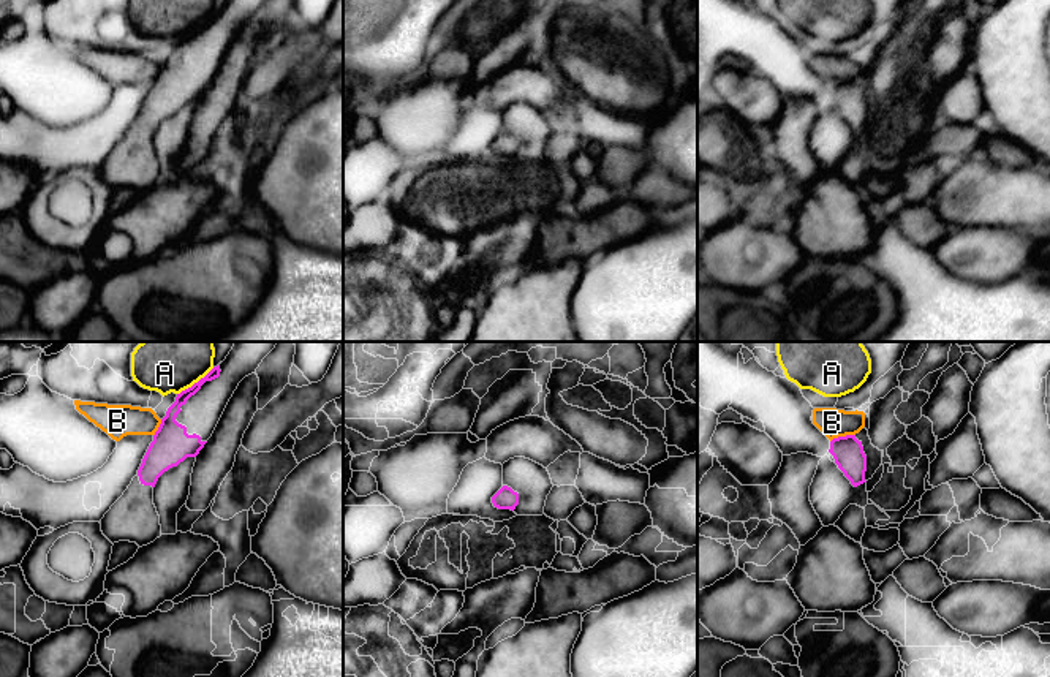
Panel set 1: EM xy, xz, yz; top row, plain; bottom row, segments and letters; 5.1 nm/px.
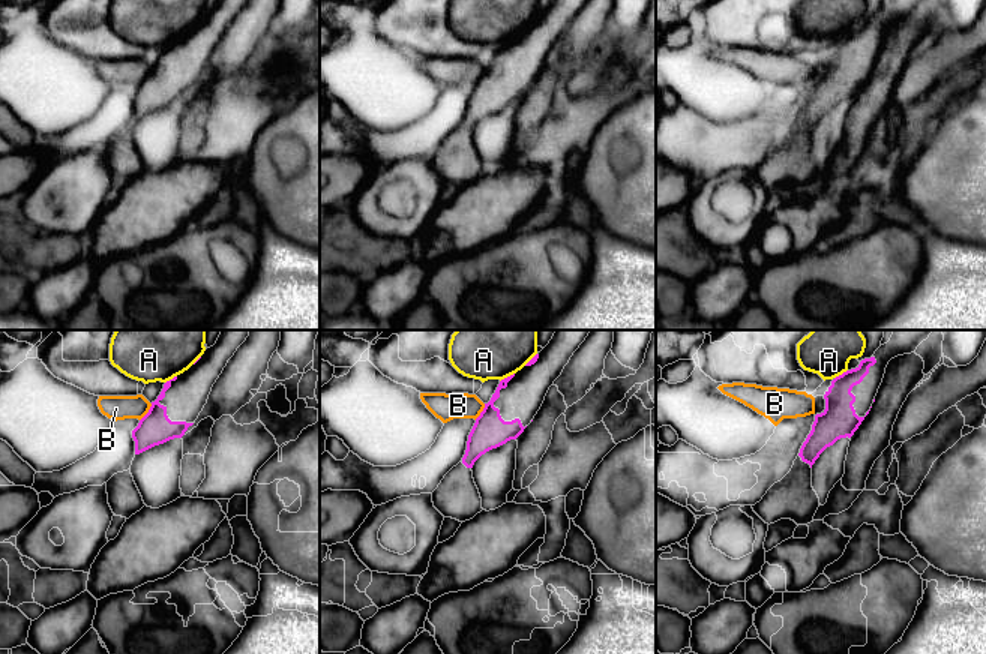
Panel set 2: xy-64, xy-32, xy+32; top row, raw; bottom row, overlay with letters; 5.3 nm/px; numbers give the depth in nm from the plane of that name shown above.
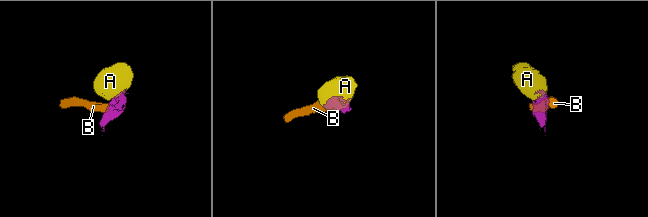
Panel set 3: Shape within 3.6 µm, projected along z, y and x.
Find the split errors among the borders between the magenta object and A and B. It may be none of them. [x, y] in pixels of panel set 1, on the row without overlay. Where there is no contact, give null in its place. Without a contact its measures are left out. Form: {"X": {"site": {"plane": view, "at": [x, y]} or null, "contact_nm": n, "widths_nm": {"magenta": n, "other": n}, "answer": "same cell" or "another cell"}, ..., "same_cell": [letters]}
{"A": {"site": {"plane": "xy", "at": [195, 29]}, "contact_nm": 240, "widths_nm": {"magenta": 80, "other": 200}, "answer": "another cell"}, "B": {"site": {"plane": "yz", "at": [842, 83]}, "contact_nm": 130, "widths_nm": {"magenta": 160, "other": 150}, "answer": "another cell"}, "same_cell": []}

